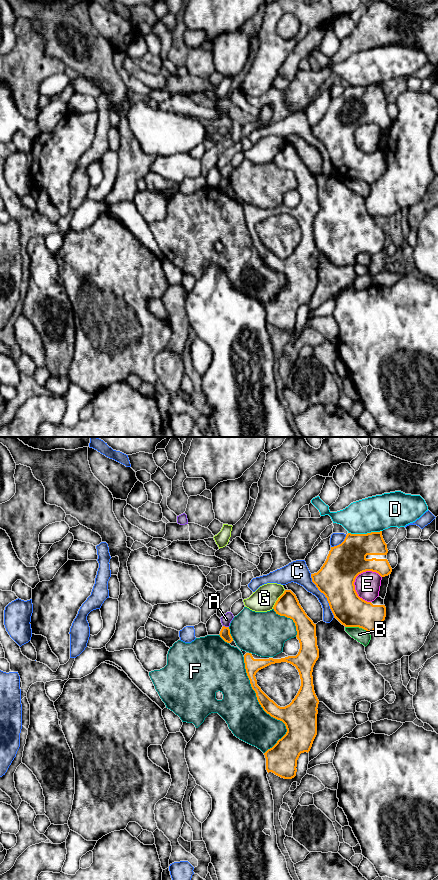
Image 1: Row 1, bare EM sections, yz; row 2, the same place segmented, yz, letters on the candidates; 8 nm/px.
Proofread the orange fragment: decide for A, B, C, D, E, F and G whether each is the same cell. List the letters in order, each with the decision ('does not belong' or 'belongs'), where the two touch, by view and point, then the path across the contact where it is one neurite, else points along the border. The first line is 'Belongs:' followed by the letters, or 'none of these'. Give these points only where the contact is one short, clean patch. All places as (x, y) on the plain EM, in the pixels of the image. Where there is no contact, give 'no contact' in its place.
Belongs: none of these
A: does not belong; contact yz (226, 179); border yz (223, 177), (228, 179)
B: does not belong; contact yz (357, 178)
C: does not belong; contact yz (325, 148)
D: does not belong; contact yz (364, 86)
E: does not belong; contact yz (354, 139)
F: does not belong; contact yz (263, 261)
G: does not belong; contact yz (278, 151)

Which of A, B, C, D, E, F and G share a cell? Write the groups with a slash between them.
A D / B / C / E / F / G

